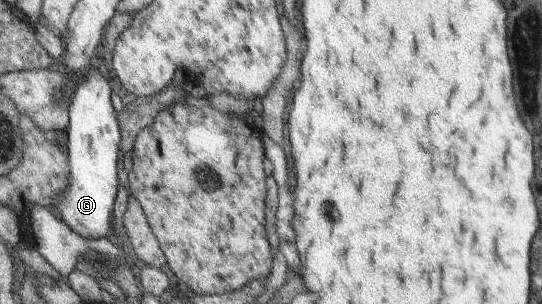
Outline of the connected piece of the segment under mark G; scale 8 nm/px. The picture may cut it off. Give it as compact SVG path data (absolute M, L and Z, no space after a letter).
M91 67L84 81L78 84L68 110L70 187L62 194L54 209L60 214L61 221L83 238L96 239L114 232L113 210L119 192L122 132L117 113L111 104L111 92L107 78L97 68Z

